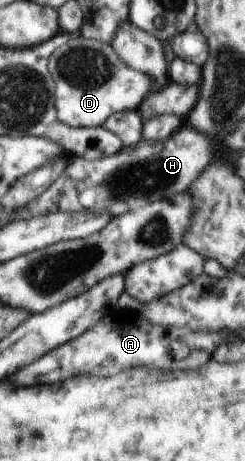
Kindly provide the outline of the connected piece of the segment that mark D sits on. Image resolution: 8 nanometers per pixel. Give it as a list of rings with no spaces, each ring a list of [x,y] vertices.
[[[84,37],[56,47],[47,60],[47,69],[55,81],[52,102],[57,119],[71,127],[100,127],[112,115],[137,111],[153,86],[146,73],[124,63],[110,44]]]

